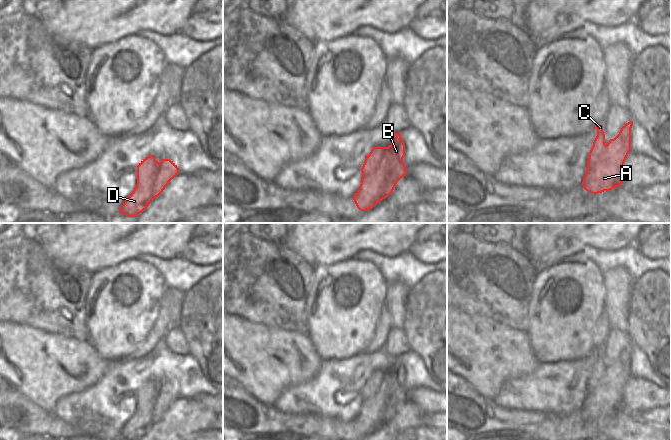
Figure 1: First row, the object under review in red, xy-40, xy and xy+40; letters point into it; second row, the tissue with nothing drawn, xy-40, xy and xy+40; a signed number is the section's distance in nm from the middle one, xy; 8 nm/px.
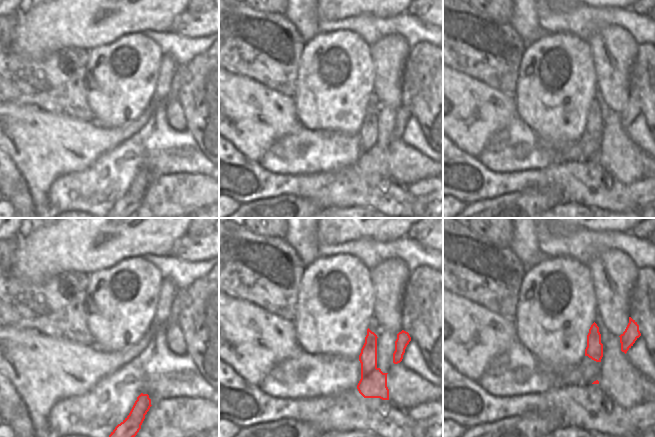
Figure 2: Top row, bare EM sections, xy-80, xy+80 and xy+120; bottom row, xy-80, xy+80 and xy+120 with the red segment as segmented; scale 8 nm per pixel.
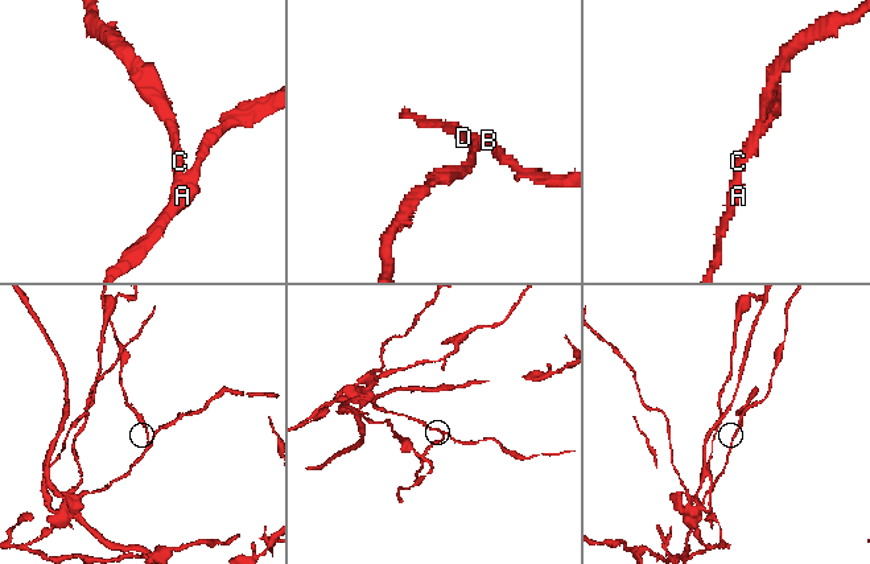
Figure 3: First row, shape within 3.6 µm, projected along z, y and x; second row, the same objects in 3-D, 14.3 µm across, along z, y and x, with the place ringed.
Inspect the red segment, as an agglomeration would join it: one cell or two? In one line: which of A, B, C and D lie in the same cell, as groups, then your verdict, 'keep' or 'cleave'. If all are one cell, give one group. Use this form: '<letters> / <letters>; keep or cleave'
A B D / C; cleave

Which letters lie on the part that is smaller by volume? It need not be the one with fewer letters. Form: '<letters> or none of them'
C

